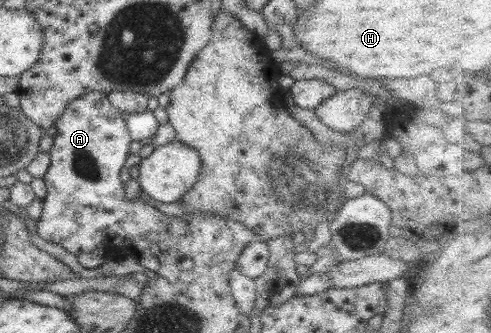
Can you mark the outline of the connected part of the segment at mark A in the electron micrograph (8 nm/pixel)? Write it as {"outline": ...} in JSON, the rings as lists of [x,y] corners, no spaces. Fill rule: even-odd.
{"outline":[[[94,90],[75,97],[55,121],[57,133],[49,151],[51,164],[43,179],[48,195],[43,199],[44,211],[37,221],[37,233],[77,257],[108,247],[114,237],[126,241],[145,237],[146,243],[159,254],[155,247],[186,234],[188,224],[182,217],[164,215],[144,202],[141,195],[129,202],[125,200],[120,169],[129,156],[133,139],[125,114],[109,102],[107,94],[106,90]]]}

